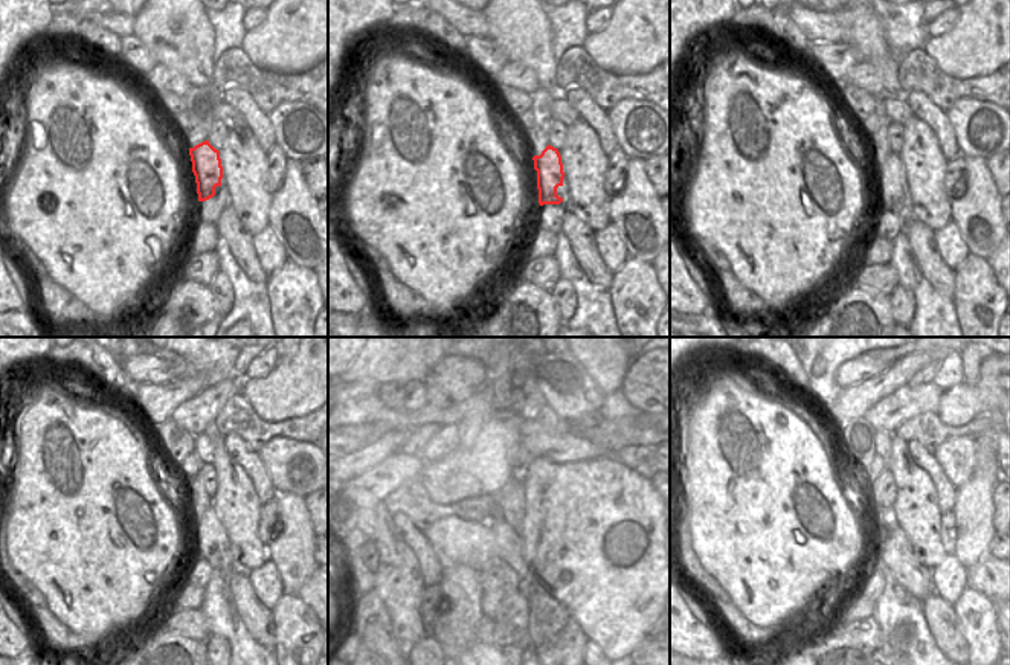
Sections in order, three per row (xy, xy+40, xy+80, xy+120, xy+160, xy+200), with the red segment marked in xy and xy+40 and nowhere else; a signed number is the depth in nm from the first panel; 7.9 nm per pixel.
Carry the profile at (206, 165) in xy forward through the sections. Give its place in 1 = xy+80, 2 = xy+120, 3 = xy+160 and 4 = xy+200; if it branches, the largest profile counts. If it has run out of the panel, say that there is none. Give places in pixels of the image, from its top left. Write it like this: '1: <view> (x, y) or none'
1: xy+80 (891, 174)
2: xy+120 (206, 542)
3: xy+160 (565, 566)
4: xy+200 (916, 578)

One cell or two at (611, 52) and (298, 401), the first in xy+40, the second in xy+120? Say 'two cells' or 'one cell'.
one cell

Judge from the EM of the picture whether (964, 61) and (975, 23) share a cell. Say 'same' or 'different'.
same

